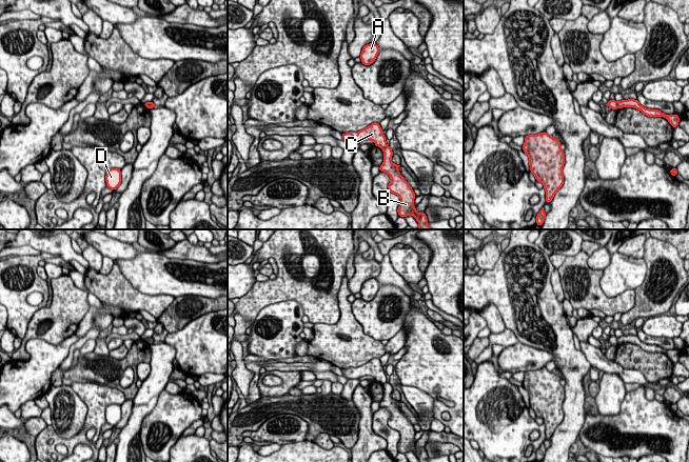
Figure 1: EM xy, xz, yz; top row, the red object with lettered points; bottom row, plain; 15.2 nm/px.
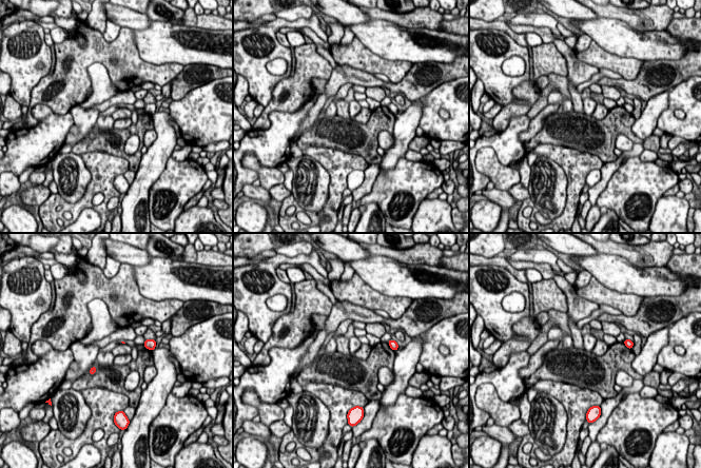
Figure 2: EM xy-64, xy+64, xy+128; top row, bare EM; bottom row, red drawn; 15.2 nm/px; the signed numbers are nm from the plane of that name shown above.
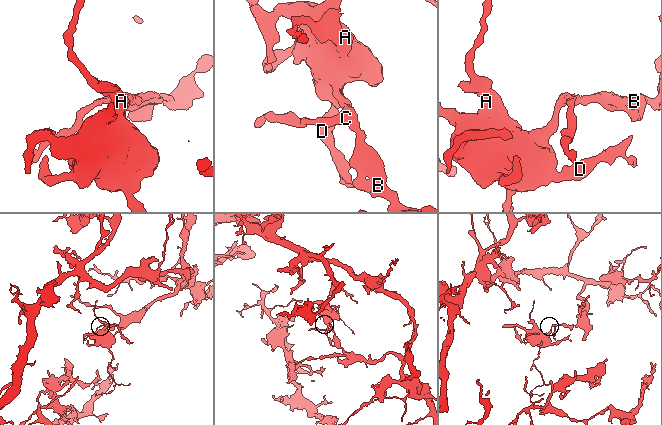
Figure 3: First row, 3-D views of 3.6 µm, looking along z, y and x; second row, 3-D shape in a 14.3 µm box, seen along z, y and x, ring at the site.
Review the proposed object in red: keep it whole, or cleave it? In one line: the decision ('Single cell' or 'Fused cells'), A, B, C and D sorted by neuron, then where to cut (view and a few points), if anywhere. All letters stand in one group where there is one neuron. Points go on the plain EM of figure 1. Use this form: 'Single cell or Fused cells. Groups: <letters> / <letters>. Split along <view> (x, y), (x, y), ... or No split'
Fused cells. Groups: A C D / B. Split along yz (616, 338), (617, 343)

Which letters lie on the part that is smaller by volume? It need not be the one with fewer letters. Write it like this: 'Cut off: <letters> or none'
Cut off: A, C, D

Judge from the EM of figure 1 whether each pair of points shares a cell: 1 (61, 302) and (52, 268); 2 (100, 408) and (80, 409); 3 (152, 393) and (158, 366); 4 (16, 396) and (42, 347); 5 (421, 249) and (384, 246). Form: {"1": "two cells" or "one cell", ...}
{"1": "two cells", "2": "two cells", "3": "one cell", "4": "one cell", "5": "one cell"}

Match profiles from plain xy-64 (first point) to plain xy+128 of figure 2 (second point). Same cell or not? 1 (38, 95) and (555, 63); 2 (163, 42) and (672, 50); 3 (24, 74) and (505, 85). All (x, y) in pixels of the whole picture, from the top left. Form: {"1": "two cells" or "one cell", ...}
{"1": "one cell", "2": "one cell", "3": "one cell"}

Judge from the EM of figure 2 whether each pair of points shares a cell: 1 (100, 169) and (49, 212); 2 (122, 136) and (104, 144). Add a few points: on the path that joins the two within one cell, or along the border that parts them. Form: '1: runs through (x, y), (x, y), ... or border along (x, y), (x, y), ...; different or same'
1: runs through (95, 186), (77, 208), (65, 208); same
2: runs through (118, 137), (109, 141); same

